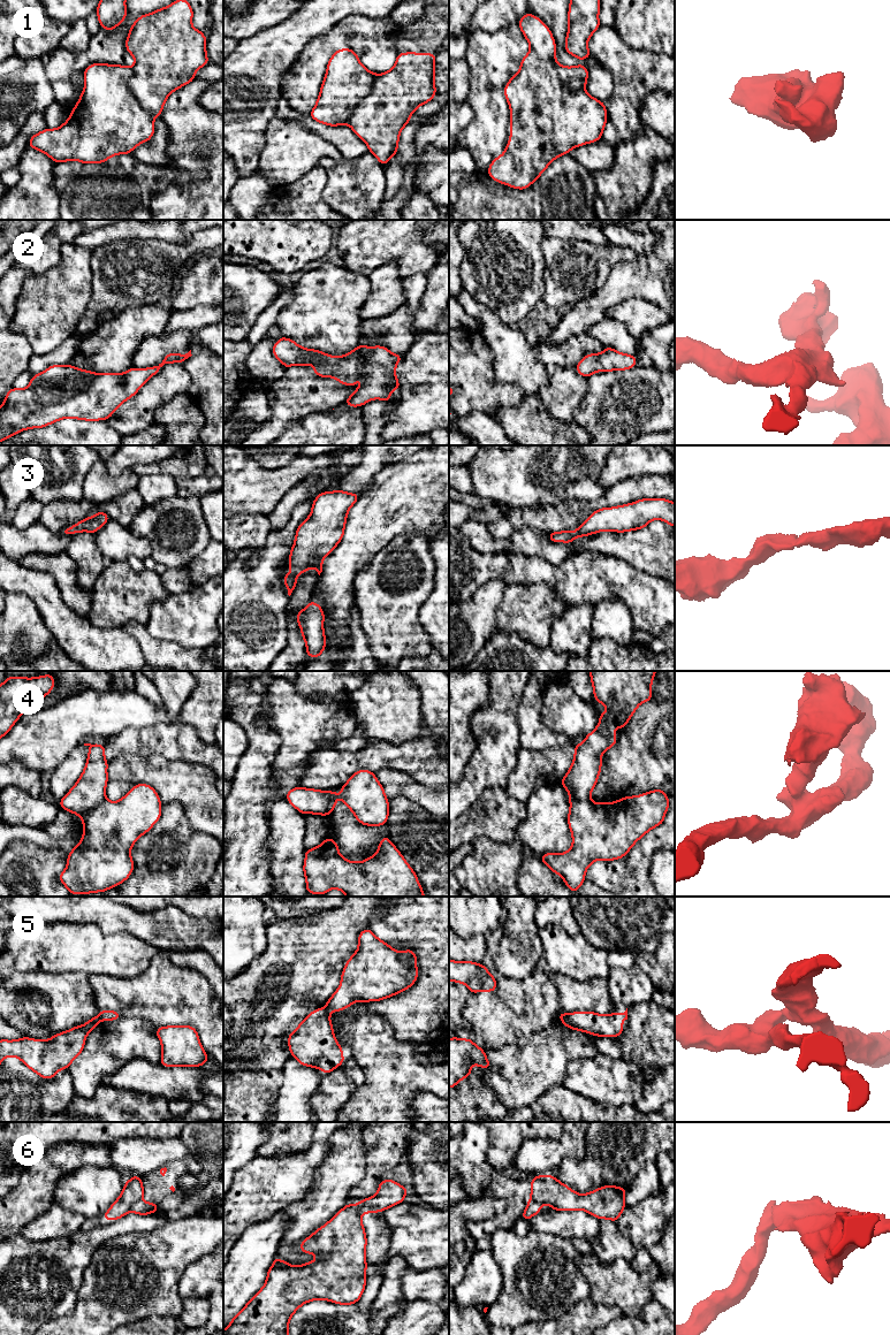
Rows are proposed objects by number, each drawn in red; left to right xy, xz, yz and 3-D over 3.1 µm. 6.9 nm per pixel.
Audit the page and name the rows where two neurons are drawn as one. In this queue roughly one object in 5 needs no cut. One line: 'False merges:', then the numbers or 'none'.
False merges: 1, 4, 5, 6

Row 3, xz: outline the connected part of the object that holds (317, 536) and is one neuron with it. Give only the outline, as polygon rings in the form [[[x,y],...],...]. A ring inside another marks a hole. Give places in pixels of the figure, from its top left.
[[[342,490],[320,493],[312,504],[307,519],[298,526],[289,555],[290,573],[284,574],[288,595],[297,585],[297,575],[314,567],[320,575],[322,560],[341,542],[344,535],[347,516],[360,497]]]

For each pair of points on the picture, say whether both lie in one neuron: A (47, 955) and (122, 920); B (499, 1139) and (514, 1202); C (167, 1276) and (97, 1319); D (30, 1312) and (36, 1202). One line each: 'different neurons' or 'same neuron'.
A: different neurons
B: different neurons
C: same neuron
D: different neurons

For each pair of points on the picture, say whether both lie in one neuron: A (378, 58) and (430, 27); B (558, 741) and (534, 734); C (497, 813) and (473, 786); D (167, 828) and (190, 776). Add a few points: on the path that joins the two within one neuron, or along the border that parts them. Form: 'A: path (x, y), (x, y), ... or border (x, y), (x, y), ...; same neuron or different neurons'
A: border (402, 28), (398, 38); different neurons
B: path (553, 740), (540, 738); same neuron
C: border (503, 788), (487, 788), (462, 814); different neurons
D: border (161, 803), (177, 801), (182, 806), (191, 826); different neurons

